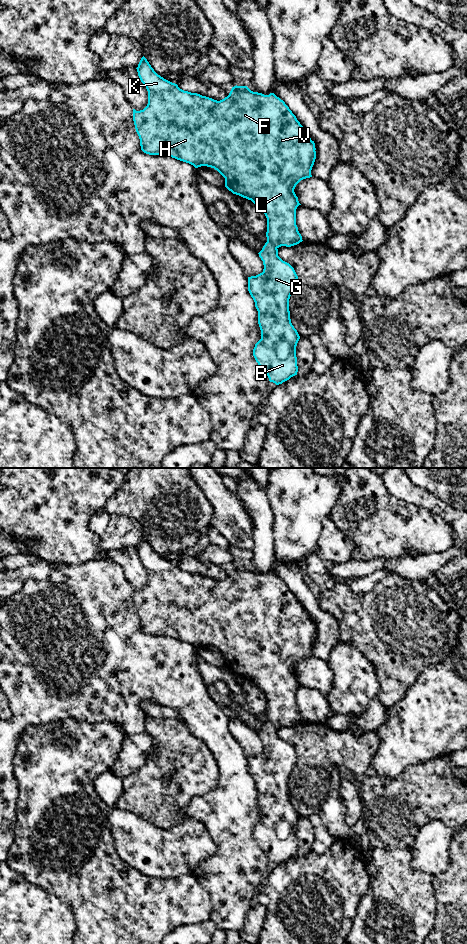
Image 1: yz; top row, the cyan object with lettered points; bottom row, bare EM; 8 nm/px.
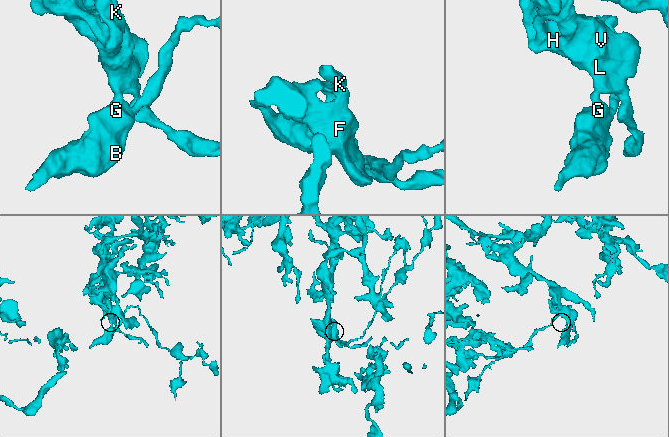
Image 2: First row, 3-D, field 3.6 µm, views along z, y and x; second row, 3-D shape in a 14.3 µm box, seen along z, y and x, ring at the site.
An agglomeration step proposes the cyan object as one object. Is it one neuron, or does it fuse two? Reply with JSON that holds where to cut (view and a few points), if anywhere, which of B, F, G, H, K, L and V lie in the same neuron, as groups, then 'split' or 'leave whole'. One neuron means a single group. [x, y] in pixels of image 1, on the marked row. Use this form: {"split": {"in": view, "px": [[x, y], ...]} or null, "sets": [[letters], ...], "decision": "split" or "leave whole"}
{"split": {"in": "yz", "px": [[267, 239], [276, 248]]}, "sets": [["B", "G"], ["F", "H", "K", "L", "V"]], "decision": "split"}

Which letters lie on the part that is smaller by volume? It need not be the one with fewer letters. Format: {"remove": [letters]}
{"remove": ["B", "G"]}

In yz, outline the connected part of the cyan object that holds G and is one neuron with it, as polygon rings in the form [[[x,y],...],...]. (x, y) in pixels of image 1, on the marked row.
[[[267,240],[258,254],[263,261],[263,272],[248,277],[248,291],[255,302],[261,330],[261,339],[255,344],[253,356],[269,381],[279,385],[298,372],[296,346],[300,336],[291,323],[289,311],[289,299],[298,276],[294,268],[278,256],[278,249],[270,241]]]

